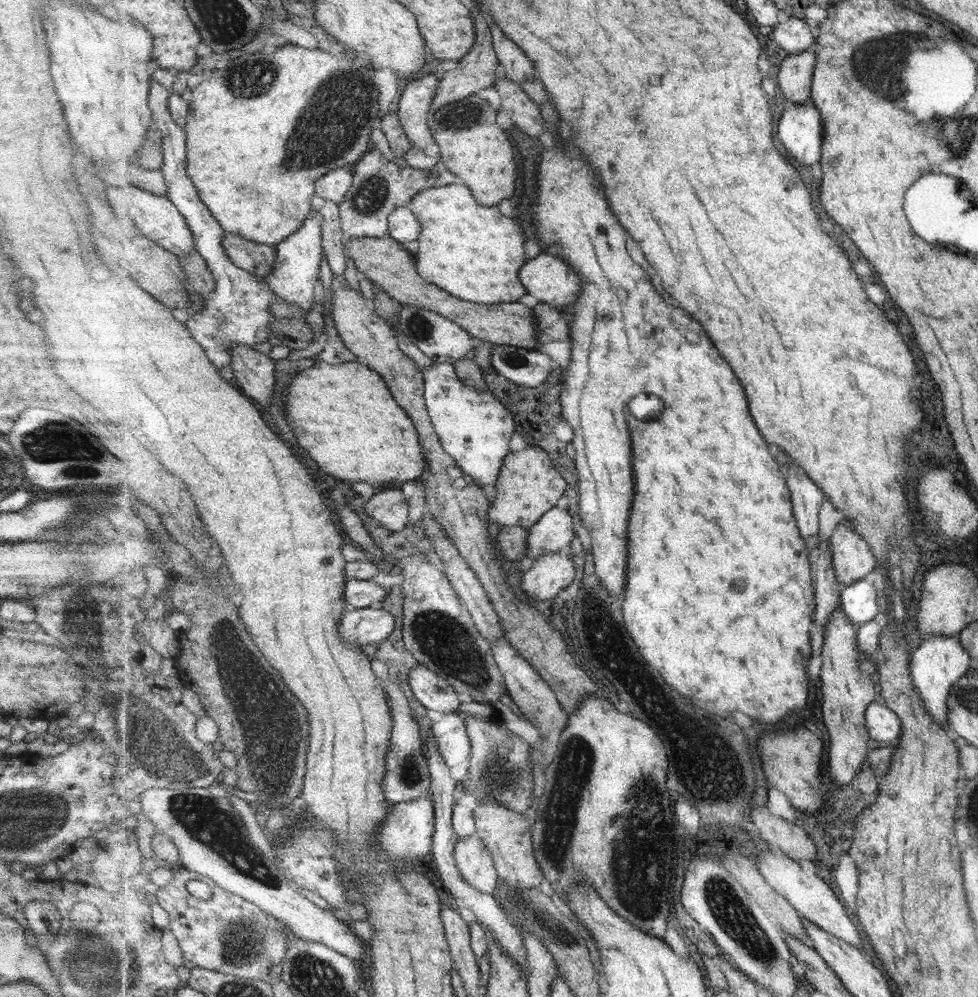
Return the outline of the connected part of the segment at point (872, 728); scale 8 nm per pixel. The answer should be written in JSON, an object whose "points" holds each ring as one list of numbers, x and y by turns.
{"points":[[871,703,866,711,866,725,872,739,878,742,901,742,904,730,901,717,888,705]]}

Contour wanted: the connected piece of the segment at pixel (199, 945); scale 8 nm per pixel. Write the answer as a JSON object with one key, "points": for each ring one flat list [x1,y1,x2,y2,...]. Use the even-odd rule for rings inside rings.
{"points":[[185,869,173,880,173,884,169,884,169,887,165,890,155,894,154,900,158,901,158,904,169,914,169,928,178,941,185,963,191,966,249,980,266,980,271,968,277,966,277,964,281,965,287,958,288,932,293,931,288,924,263,910,257,903,252,903,249,899,218,886,213,880,199,874,199,872],[191,880,201,880,201,882,209,883,209,886,213,887,213,898,211,900,201,900,190,894,188,884]]}

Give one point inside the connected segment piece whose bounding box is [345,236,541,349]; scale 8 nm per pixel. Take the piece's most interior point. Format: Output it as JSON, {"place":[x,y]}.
{"place":[386,262]}

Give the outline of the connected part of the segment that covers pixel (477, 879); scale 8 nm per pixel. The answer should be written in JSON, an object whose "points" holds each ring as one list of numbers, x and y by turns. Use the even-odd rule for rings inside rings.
{"points":[[479,833,457,841,454,855,461,876,481,892,493,894,499,886,499,874,488,844]]}

